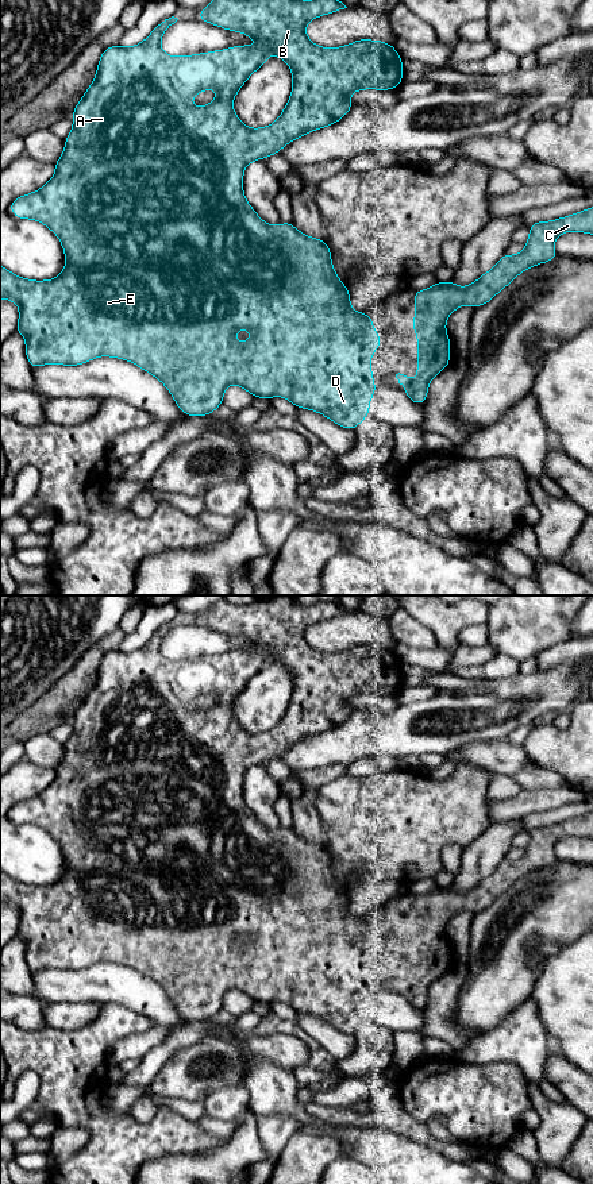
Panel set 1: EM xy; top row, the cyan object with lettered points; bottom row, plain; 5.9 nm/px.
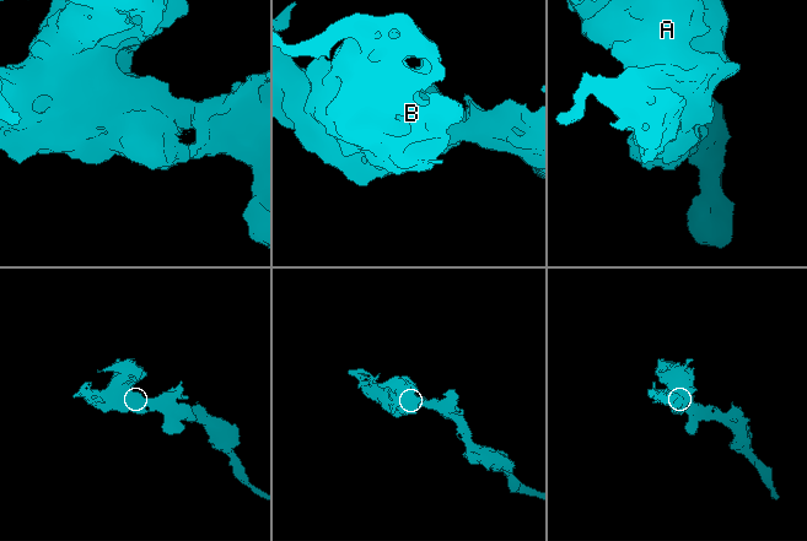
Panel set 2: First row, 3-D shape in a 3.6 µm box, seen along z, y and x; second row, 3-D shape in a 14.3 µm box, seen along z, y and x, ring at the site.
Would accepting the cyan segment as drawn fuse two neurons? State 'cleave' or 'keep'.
keep

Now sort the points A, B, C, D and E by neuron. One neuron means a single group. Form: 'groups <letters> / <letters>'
groups A B C D E

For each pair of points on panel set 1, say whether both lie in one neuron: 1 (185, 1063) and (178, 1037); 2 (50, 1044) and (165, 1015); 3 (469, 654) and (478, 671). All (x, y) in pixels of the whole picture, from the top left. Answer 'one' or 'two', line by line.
1: two
2: two
3: two

